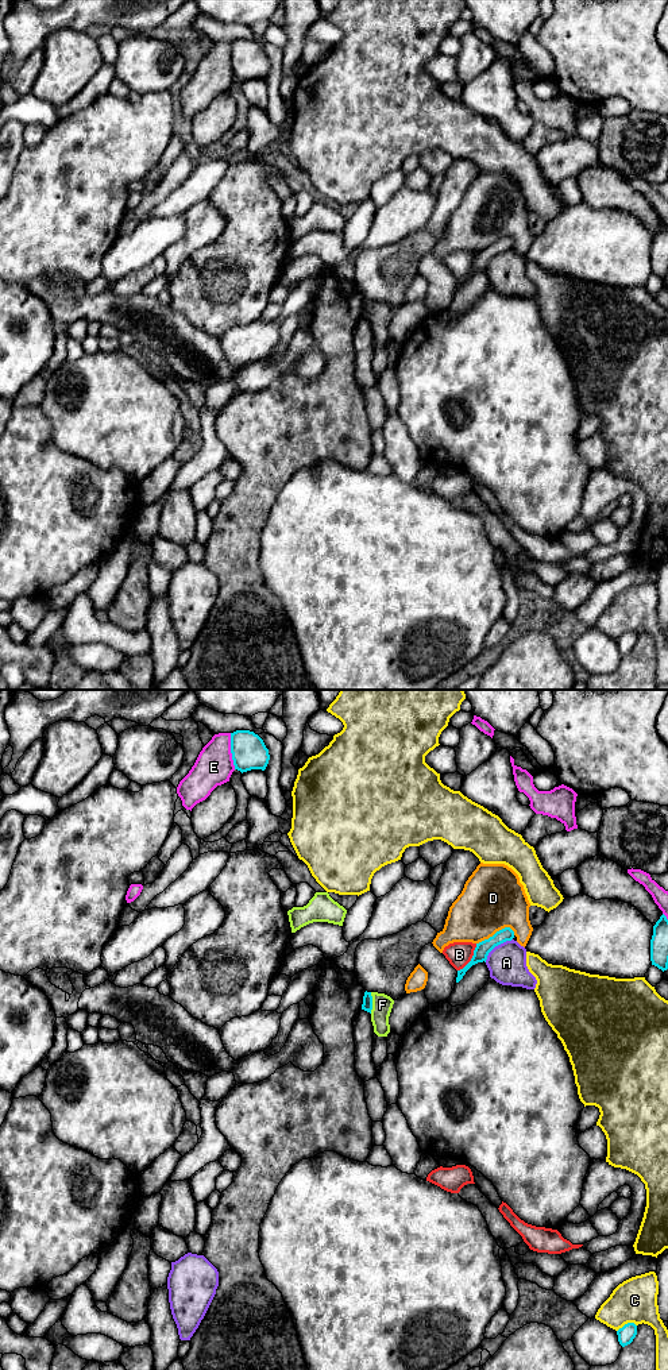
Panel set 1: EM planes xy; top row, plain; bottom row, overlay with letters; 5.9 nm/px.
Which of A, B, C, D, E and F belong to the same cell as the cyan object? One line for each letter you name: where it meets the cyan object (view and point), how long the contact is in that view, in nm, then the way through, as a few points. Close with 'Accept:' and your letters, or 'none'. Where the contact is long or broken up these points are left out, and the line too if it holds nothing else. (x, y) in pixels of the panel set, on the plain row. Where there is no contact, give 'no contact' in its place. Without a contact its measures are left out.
Accept: none

